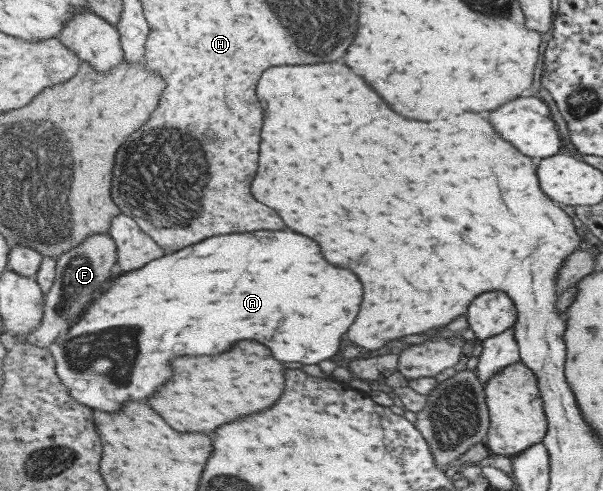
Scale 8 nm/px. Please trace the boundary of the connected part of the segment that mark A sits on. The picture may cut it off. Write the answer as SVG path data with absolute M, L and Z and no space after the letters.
M260 231L260 233L218 235L218 237L208 237L208 241L202 241L200 245L194 245L194 247L190 245L188 249L182 249L178 253L164 255L164 257L160 257L160 259L144 265L142 269L124 273L122 277L112 275L108 279L104 290L96 299L94 299L94 296L92 297L92 303L86 305L86 310L81 317L68 332L56 339L51 345L50 350L56 358L57 373L60 375L60 379L71 390L72 397L76 401L80 401L82 405L88 405L88 407L95 411L118 413L118 411L122 411L124 403L128 403L128 401L148 401L148 399L152 399L158 393L158 389L164 383L172 381L172 377L174 377L172 359L184 357L184 355L190 355L190 357L198 357L198 355L220 355L220 353L230 351L238 341L244 341L244 339L256 339L256 341L268 345L272 349L274 357L280 359L280 361L284 361L284 363L296 361L296 363L316 365L316 363L320 363L324 359L330 359L330 357L334 357L340 351L342 335L350 329L350 325L356 321L356 317L358 317L358 313L362 309L362 293L364 291L362 291L360 279L352 271L340 269L340 267L334 267L332 263L328 263L324 259L324 255L322 255L320 245L314 239L306 237L306 235L298 235L298 233L292 233L292 231Z

